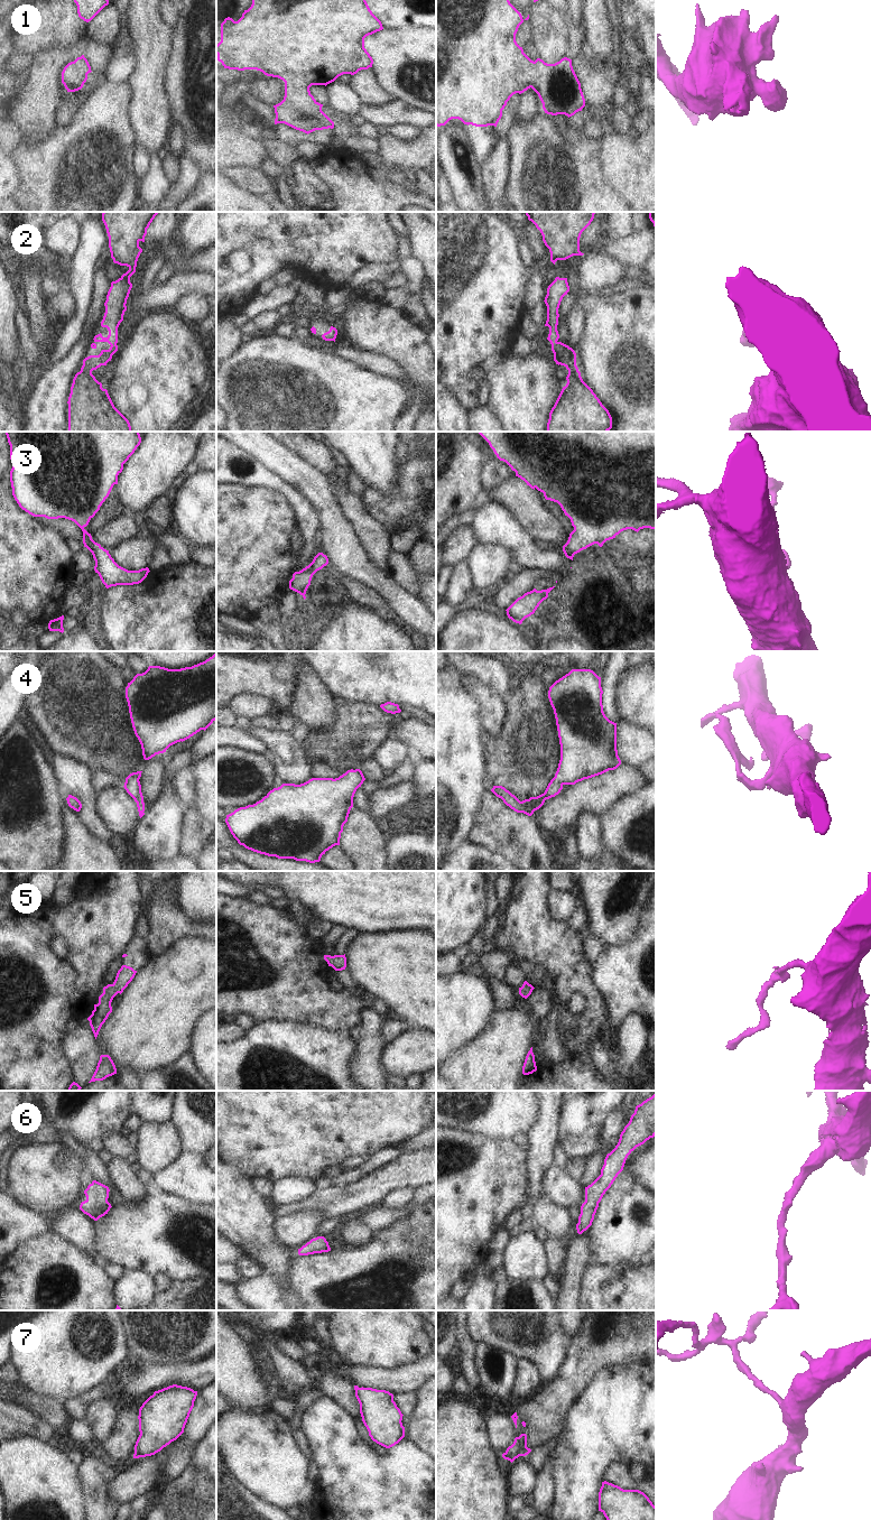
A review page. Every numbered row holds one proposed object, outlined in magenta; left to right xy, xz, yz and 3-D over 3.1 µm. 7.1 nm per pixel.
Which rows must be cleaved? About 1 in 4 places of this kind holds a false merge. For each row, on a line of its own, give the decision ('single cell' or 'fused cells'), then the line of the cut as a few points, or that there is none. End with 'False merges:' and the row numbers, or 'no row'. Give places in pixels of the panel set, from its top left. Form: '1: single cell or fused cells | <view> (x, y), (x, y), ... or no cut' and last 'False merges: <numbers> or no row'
1: single cell | no cut
2: single cell | no cut
3: single cell | no cut
4: single cell | no cut
5: single cell | no cut
6: single cell | no cut
7: single cell | no cut
False merges: no row

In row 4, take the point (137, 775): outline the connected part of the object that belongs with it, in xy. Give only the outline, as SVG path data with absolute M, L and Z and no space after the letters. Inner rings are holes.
M137 771L137 772L132 772L130 773L127 778L126 778L126 782L124 782L124 789L127 790L127 793L135 799L135 801L137 803L137 807L138 807L138 812L139 812L139 816L140 818L145 815L145 803L143 803L143 796L141 793L141 785L140 785L140 777L141 777L141 772L142 771Z

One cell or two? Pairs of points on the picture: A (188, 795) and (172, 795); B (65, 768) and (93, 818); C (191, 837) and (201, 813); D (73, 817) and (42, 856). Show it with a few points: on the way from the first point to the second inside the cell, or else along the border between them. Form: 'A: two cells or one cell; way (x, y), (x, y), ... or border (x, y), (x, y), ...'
A: two cells; border (175, 776), (178, 798), (187, 807)
B: one cell; way (76, 780), (89, 796), (90, 806)
C: one cell; way (196, 832), (201, 818)
D: two cells; border (66, 802), (64, 811), (65, 854)

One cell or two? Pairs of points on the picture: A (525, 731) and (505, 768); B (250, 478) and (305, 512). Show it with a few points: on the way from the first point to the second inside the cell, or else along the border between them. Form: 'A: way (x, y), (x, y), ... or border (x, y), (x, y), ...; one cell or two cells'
A: way (525, 740), (525, 748), (513, 759); one cell
B: way (265, 479), (279, 485), (293, 498); one cell

